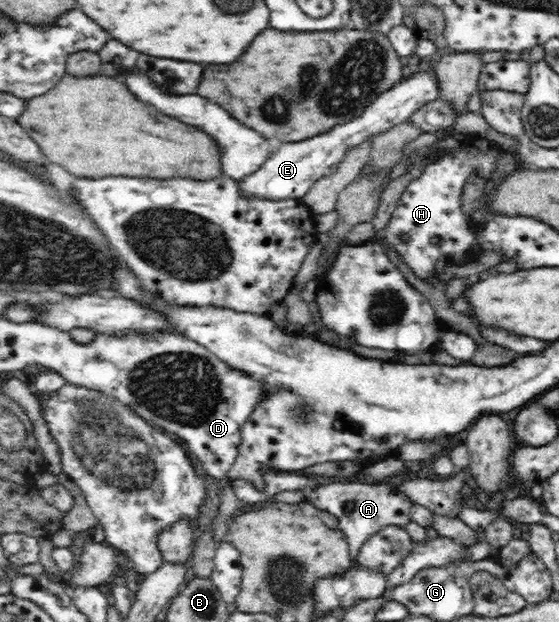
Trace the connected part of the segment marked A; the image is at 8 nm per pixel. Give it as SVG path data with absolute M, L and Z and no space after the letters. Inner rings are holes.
M358 482L333 483L305 491L305 500L320 510L326 510L338 518L339 529L346 537L350 558L357 562L362 545L384 526L404 528L410 522L410 508L413 502L398 493L388 483L361 484Z

